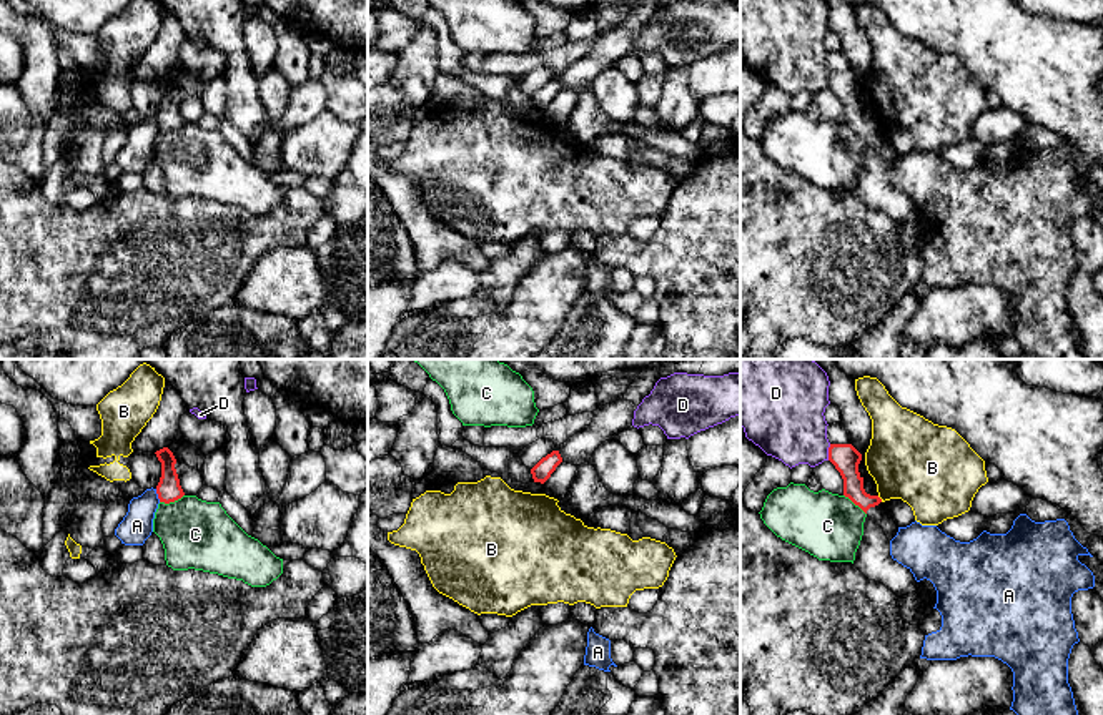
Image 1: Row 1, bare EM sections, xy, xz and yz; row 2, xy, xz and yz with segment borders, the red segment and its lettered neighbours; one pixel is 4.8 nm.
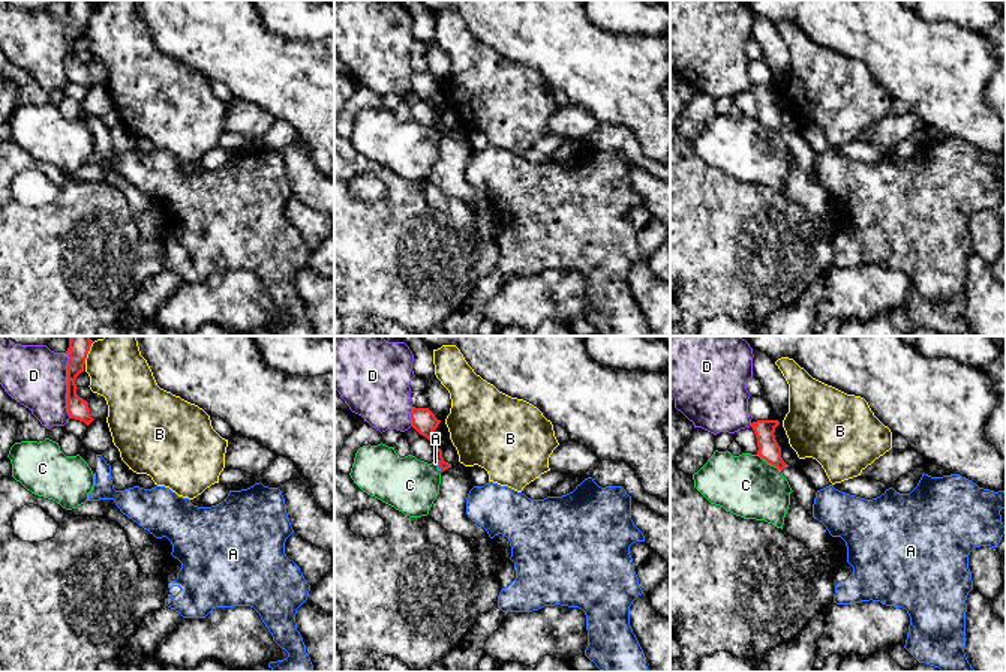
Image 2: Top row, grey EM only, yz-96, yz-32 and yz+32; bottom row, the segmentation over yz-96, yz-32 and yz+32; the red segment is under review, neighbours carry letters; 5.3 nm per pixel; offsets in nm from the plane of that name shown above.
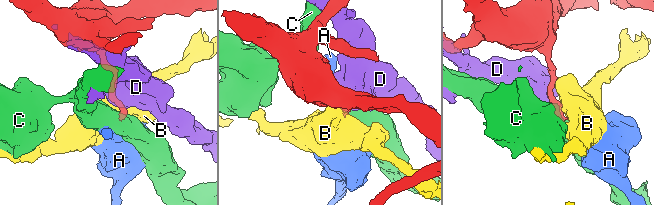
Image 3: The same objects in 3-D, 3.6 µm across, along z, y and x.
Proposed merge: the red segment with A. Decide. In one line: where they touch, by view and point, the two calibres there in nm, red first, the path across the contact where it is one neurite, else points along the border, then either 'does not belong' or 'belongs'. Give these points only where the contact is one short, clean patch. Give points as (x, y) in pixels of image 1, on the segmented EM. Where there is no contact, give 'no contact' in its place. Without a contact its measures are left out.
meets red in xy at (158, 496); 120 nm thick on the red side, 160 nm on the other; border along xy (155, 489), (160, 501); does not belong

